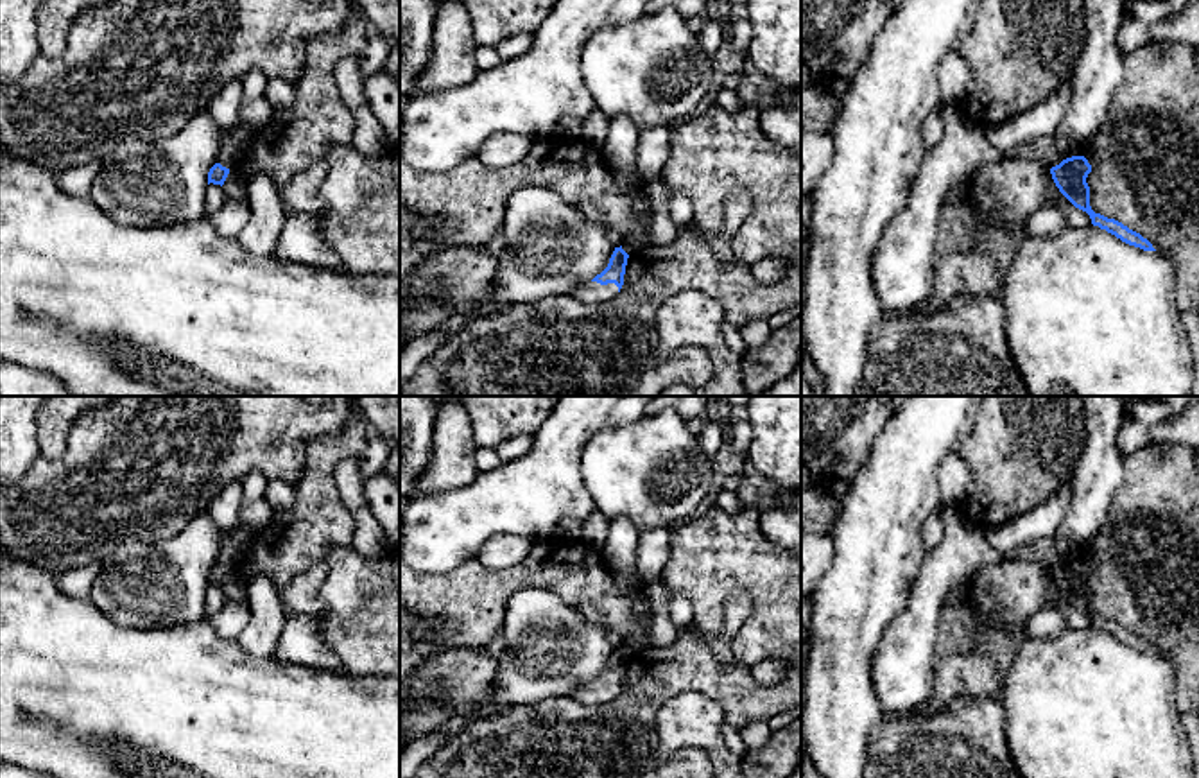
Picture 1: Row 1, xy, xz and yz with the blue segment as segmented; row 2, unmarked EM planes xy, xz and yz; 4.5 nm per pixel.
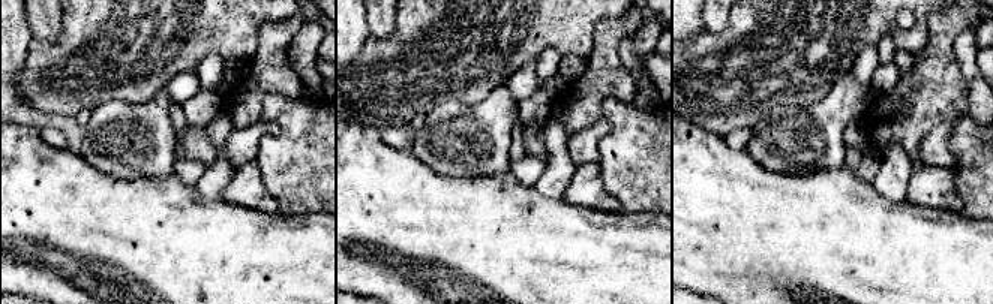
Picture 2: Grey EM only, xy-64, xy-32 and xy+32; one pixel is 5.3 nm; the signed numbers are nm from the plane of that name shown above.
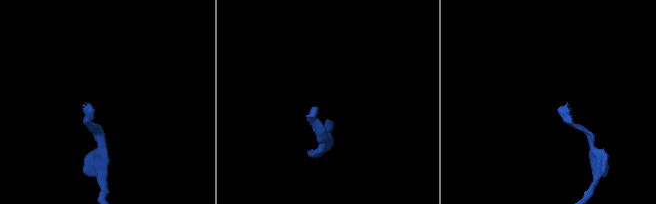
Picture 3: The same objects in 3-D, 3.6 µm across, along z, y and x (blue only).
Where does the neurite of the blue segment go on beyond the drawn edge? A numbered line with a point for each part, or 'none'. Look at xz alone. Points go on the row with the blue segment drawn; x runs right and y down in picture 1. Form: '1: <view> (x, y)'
1: xz (588, 293)

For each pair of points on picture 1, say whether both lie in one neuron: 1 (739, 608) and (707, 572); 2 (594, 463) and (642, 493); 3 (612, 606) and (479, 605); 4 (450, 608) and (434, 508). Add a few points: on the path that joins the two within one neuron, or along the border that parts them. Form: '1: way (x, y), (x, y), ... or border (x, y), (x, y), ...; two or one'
1: border (742, 590), (726, 601), (730, 628); two
2: way (606, 463), (612, 463), (629, 481); one
3: way (579, 576), (518, 576), (511, 579); one
4: border (474, 558), (447, 572), (418, 572); two

